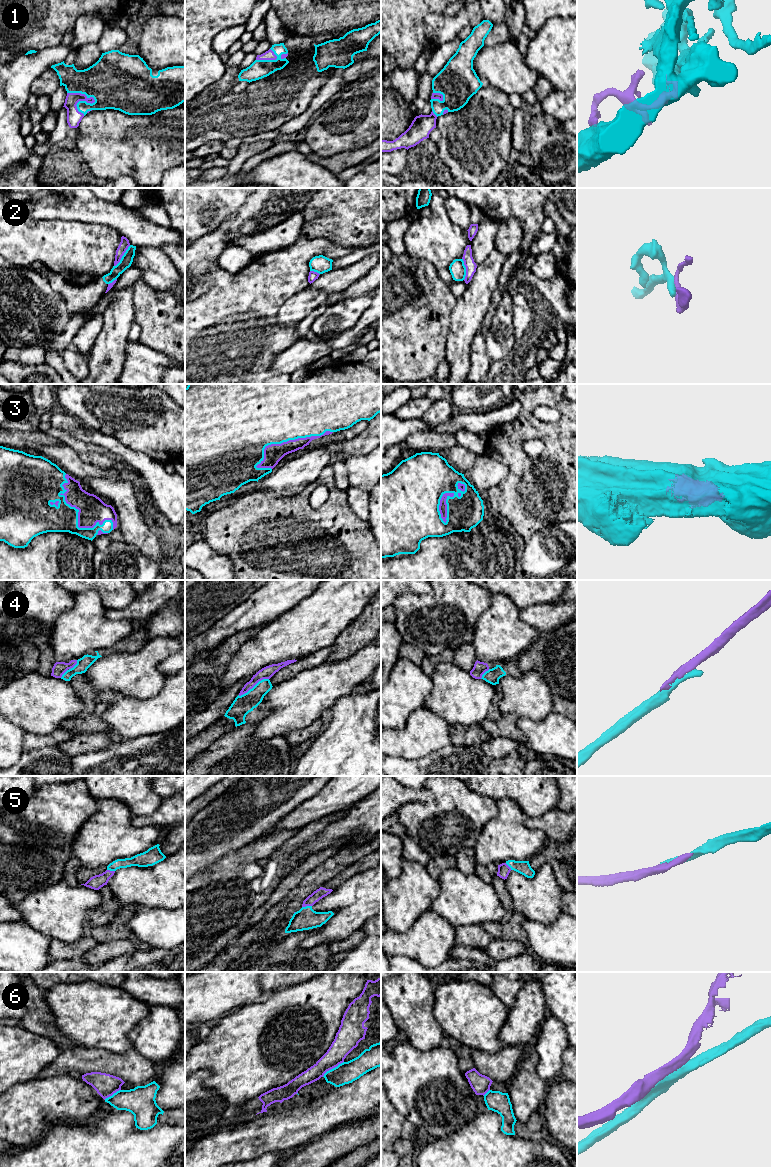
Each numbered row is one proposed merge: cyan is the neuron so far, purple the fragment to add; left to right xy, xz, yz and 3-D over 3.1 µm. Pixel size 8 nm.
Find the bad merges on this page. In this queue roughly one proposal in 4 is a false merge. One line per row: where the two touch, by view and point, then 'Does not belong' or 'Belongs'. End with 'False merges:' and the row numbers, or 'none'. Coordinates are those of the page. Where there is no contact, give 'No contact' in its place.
1: Touches cyan at xy (82, 93). Belongs
2: Touches cyan at xy (122, 256). Does not belong
3: Touches cyan at xy (77, 518). Belongs
4: Touches cyan at xz (254, 686). Does not belong
5: Touches cyan at xz (306, 906). Belongs
6: Touches cyan at xz (333, 1068). Does not belong
False merges: 2, 4, 6

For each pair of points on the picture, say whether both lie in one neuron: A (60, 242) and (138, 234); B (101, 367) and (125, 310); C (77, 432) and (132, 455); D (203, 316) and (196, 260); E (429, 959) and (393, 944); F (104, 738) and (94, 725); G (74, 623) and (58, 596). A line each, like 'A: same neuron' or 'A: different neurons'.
A: different neurons
B: same neuron
C: same neuron
D: different neurons
E: same neuron
F: different neurons
G: different neurons

